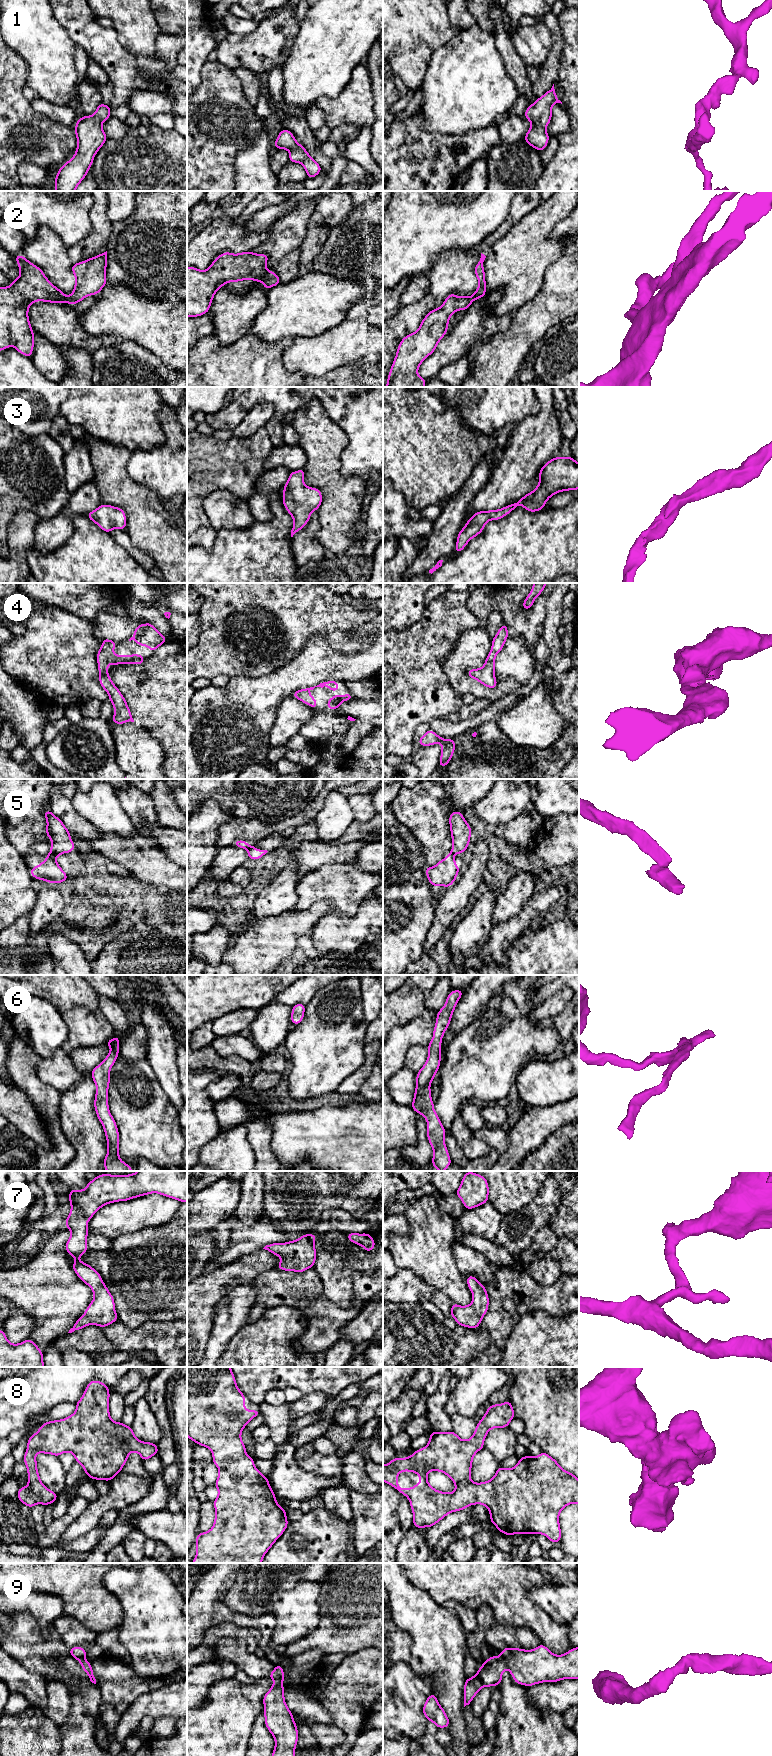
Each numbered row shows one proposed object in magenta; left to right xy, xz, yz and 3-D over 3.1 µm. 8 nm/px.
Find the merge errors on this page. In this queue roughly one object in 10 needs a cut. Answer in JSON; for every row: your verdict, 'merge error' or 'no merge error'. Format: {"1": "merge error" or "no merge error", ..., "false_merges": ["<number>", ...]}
{"1": "no merge error", "2": "no merge error", "3": "no merge error", "4": "no merge error", "5": "merge error", "6": "no merge error", "7": "no merge error", "8": "no merge error", "9": "no merge error", "false_merges": ["5"]}

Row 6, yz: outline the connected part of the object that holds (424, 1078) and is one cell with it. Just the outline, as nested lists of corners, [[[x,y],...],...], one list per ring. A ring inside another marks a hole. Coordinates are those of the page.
[[[462,990],[449,993],[445,1005],[437,1012],[433,1038],[427,1045],[428,1058],[424,1066],[417,1072],[416,1089],[411,1107],[415,1113],[420,1113],[427,1120],[427,1138],[433,1149],[432,1166],[439,1171],[445,1171],[452,1163],[444,1141],[446,1129],[442,1126],[439,1116],[434,1110],[429,1089],[441,1061],[441,1042],[447,1030],[455,1007],[463,995]]]

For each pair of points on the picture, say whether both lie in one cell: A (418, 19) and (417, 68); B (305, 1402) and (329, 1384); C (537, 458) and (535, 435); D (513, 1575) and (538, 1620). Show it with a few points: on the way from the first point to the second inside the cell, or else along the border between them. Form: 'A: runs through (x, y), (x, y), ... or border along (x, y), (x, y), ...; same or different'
A: runs through (417, 31), (417, 56); same
B: border along (303, 1393), (323, 1393), (332, 1398); different
C: runs through (535, 452), (535, 441); same
D: runs through (513, 1586), (513, 1595), (527, 1609); same

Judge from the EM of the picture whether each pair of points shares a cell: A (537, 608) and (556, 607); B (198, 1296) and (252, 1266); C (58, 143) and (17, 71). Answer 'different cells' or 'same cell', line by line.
A: different cells
B: same cell
C: same cell

